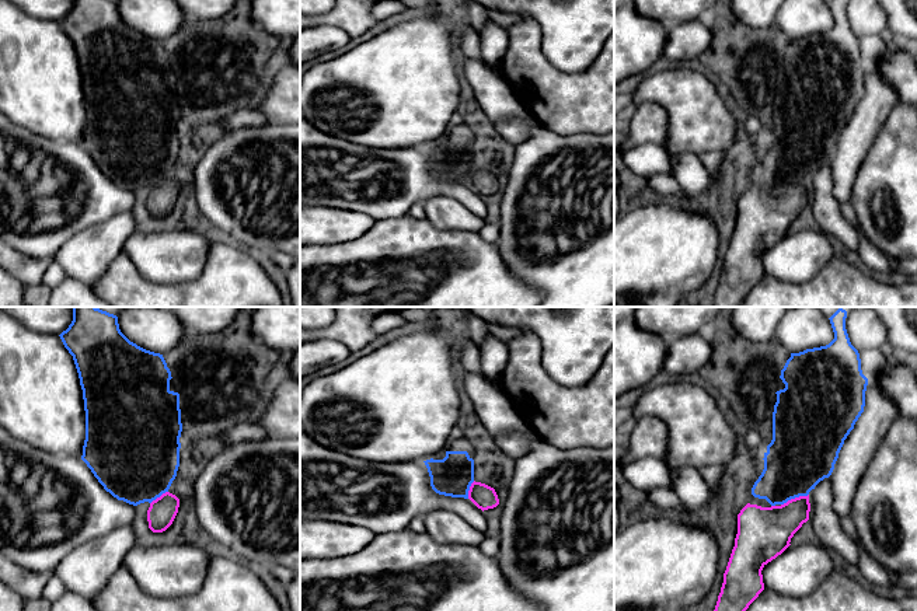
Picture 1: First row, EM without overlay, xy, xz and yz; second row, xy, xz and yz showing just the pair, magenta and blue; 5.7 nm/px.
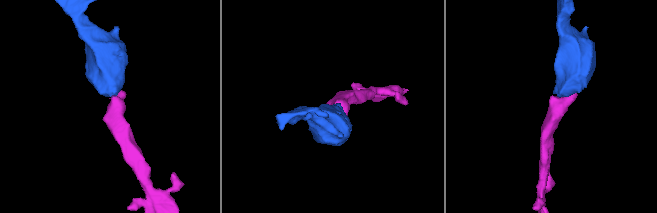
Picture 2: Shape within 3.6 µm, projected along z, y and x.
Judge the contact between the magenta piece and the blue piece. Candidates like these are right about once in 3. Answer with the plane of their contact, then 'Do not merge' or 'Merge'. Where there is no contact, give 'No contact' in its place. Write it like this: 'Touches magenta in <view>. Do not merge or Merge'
Touches magenta in yz. Merge

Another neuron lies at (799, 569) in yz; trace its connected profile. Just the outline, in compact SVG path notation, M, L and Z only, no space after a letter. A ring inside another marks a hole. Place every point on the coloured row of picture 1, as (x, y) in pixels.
M819 542L789 545L764 565L764 589L782 596L802 597L813 593L834 570L833 559Z

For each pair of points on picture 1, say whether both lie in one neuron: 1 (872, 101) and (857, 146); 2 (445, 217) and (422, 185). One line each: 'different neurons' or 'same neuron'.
1: same neuron
2: different neurons

